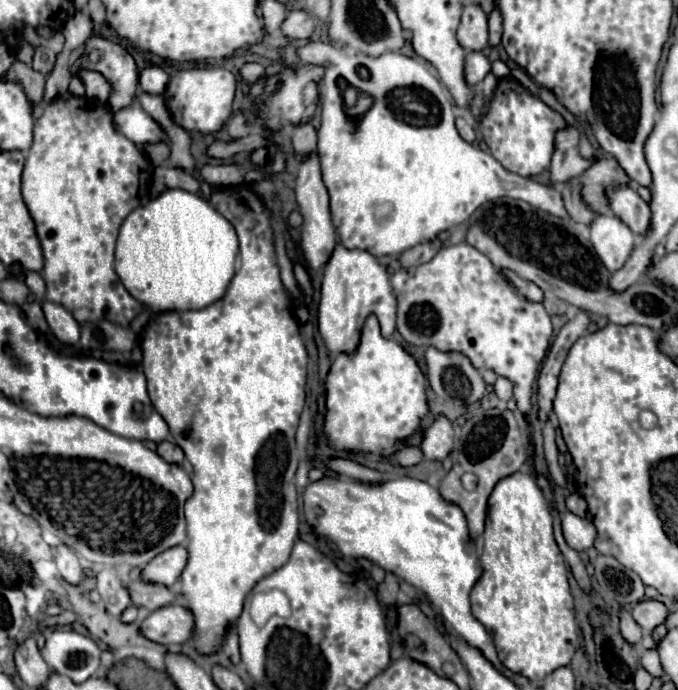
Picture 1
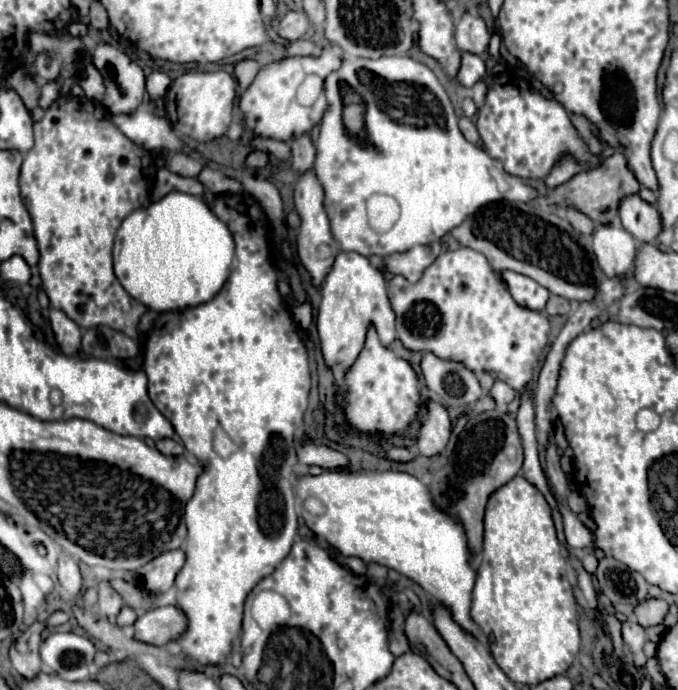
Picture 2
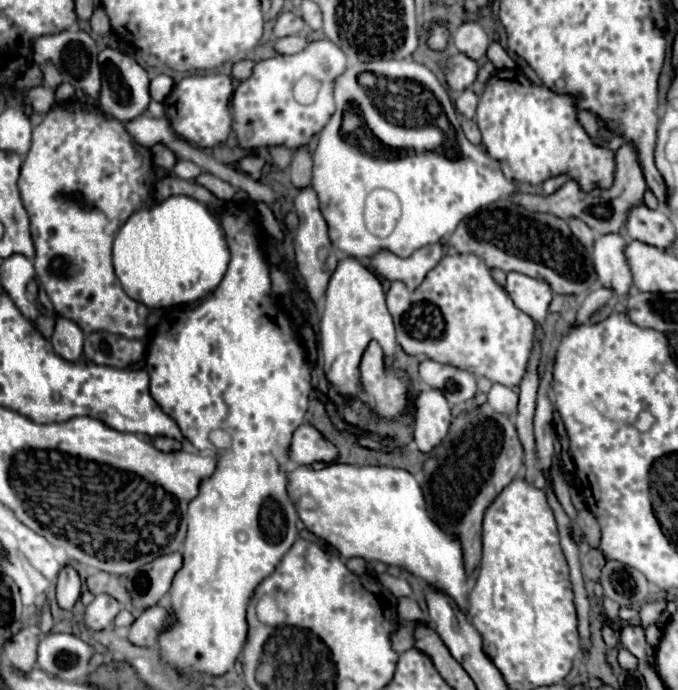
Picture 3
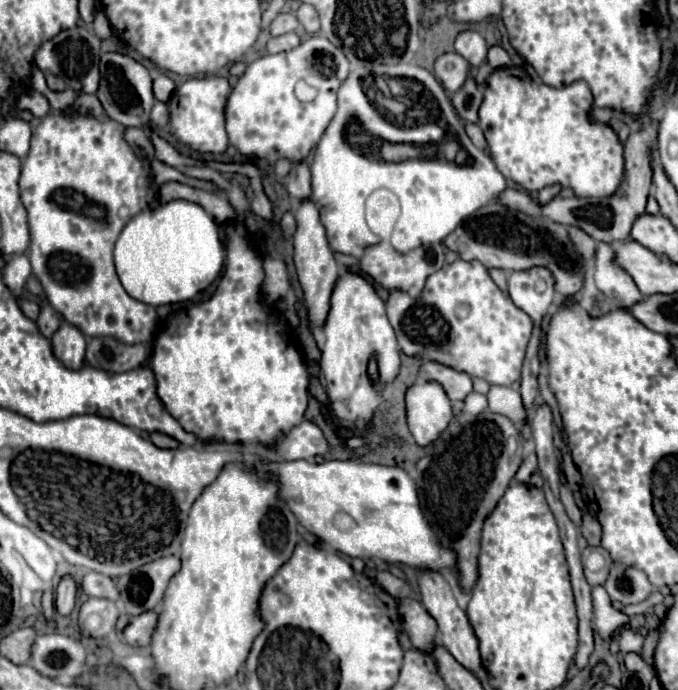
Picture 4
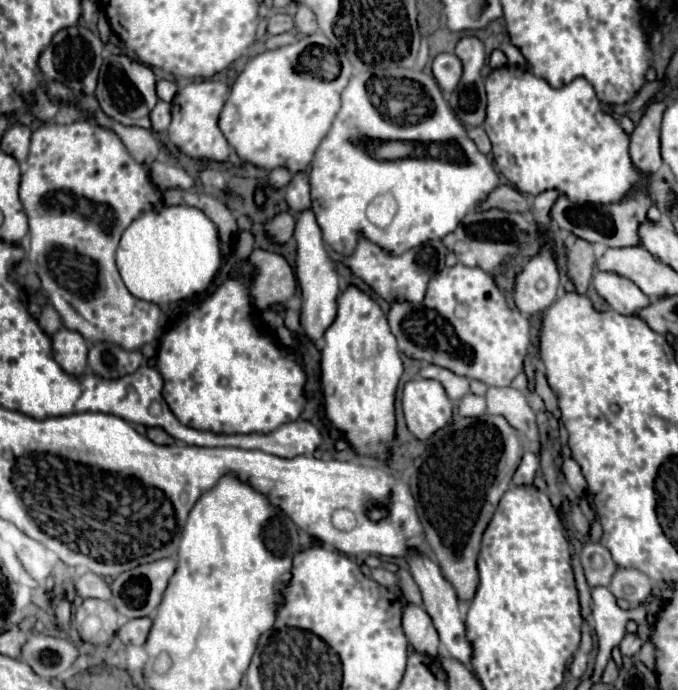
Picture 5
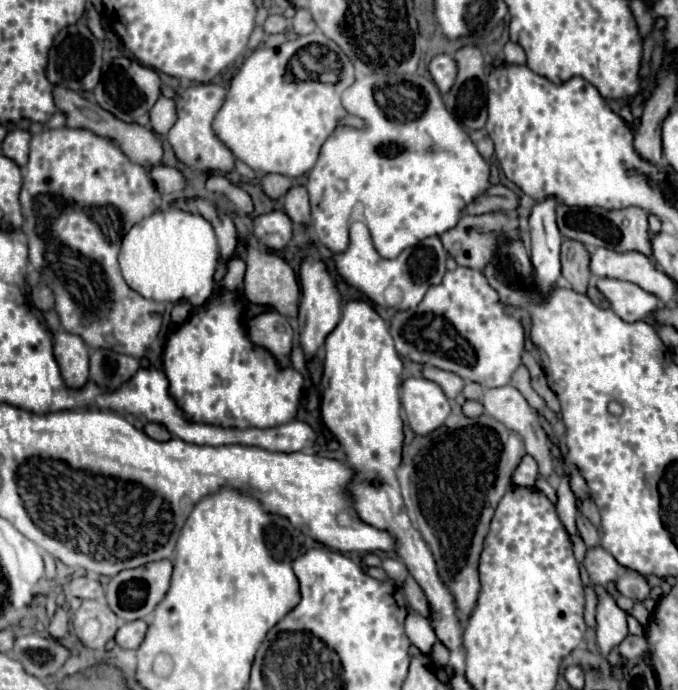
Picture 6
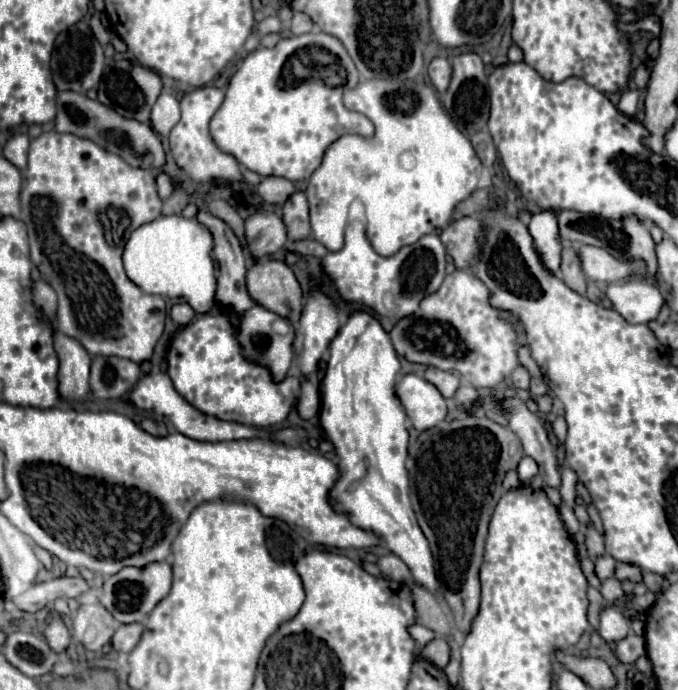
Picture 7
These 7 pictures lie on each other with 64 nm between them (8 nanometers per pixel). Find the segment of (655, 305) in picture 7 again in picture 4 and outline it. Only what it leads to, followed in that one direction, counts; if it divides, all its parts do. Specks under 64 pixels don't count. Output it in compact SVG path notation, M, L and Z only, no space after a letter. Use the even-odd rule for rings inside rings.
M598 242L594 260L596 260L596 286L598 290L610 298L616 308L628 308L634 302L638 302L642 298L642 294L638 292L632 276L628 276L628 272L624 272L624 268L620 268L620 264L616 264L614 260L616 250L612 244L604 244Z

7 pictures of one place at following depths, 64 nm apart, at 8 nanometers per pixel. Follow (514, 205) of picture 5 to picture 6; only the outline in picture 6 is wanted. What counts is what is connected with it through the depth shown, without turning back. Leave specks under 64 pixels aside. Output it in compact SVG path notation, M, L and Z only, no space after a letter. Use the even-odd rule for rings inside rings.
M490 186L482 196L478 196L468 208L468 214L486 214L486 212L508 212L520 204L520 198L506 186Z

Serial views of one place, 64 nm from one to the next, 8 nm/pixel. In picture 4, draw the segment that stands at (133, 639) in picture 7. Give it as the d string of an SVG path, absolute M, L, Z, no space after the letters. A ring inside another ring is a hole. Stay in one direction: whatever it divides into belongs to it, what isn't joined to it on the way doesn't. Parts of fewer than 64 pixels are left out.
M142 612L140 616L132 618L130 624L124 628L124 638L130 646L150 646L152 632L158 624L158 612Z

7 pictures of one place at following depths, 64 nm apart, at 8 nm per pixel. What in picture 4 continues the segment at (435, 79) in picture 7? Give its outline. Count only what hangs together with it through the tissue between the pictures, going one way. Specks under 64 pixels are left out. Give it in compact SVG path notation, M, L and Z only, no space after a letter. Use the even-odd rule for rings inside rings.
M450 52L450 54L442 54L436 64L434 64L434 74L436 78L442 82L442 86L446 90L450 90L452 94L458 92L464 86L464 80L468 80L472 72L472 66L464 60L464 56Z

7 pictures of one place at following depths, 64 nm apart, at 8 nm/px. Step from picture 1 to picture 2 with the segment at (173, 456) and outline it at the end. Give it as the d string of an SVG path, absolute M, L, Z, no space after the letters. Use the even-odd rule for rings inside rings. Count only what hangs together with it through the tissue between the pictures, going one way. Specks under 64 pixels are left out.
M170 438L166 440L158 440L156 448L164 454L164 456L182 456L184 454L184 446L180 442L174 442Z

